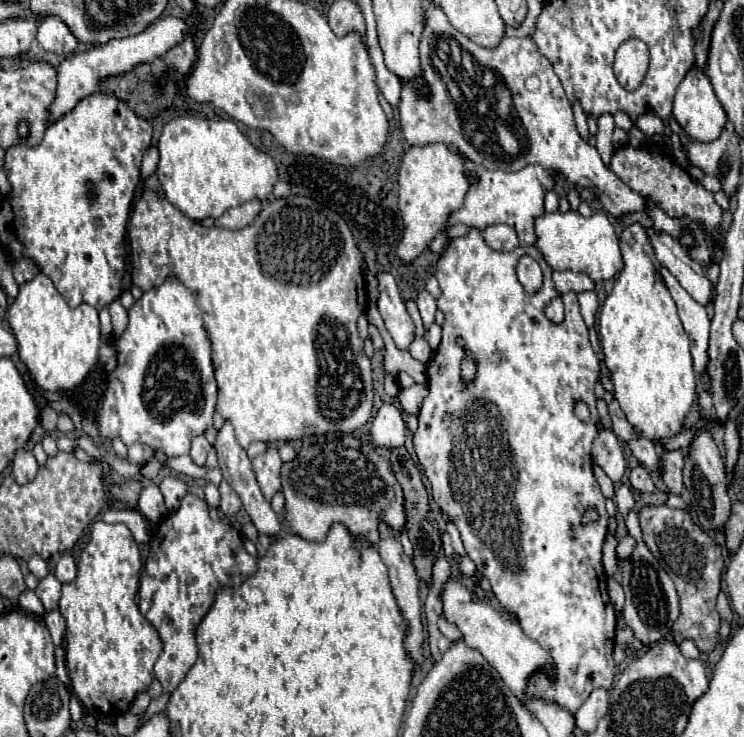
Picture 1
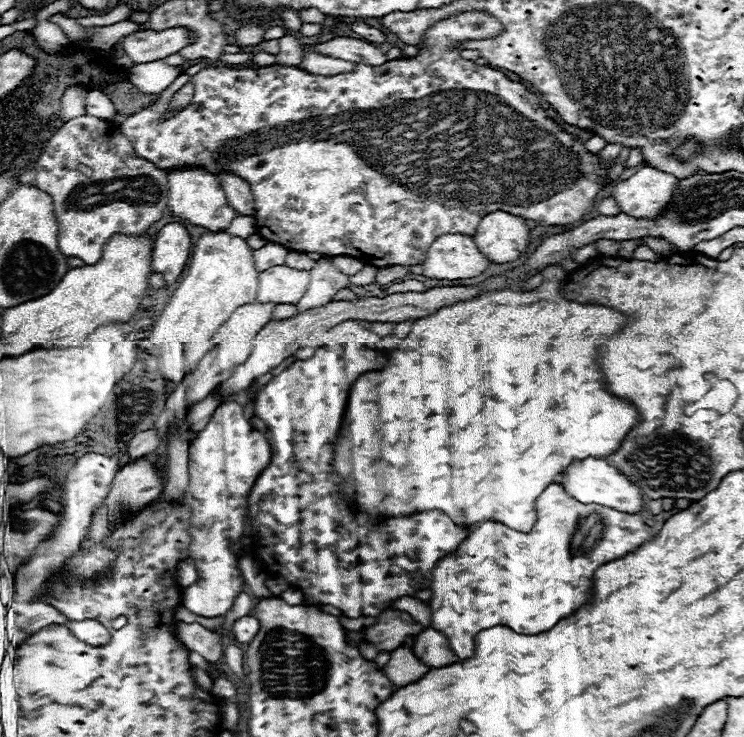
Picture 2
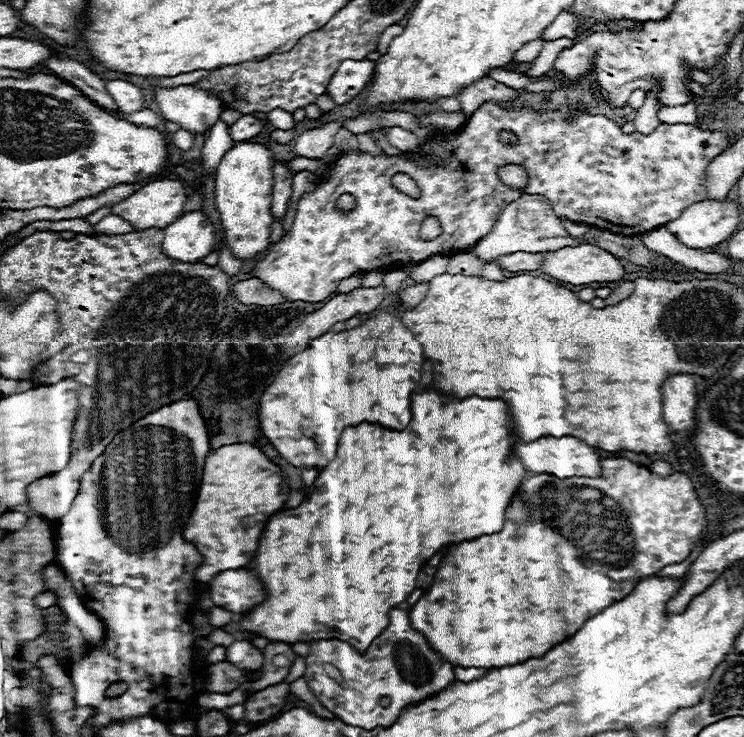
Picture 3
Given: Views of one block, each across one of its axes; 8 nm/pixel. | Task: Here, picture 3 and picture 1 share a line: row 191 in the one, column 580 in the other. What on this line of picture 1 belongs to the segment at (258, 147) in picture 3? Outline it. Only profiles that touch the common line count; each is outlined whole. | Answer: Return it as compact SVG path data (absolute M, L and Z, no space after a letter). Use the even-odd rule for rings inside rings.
M570 210L566 214L552 212L536 218L536 246L544 254L548 266L552 270L572 270L584 272L594 282L598 280L612 280L624 268L624 260L618 248L618 236L614 226L610 224L604 212L596 212L590 218L580 216L578 212Z

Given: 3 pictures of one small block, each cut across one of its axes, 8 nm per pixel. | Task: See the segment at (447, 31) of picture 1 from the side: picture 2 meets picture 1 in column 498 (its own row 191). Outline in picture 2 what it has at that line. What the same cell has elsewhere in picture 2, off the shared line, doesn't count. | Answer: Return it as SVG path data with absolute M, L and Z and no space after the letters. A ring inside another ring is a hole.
M78 116L78 118L72 118L72 120L68 120L68 122L54 134L54 138L50 138L46 150L42 152L42 156L40 156L38 164L36 164L36 186L38 186L42 192L50 194L50 198L52 198L52 202L54 202L54 214L56 214L56 220L58 220L58 250L60 250L64 256L68 256L68 258L70 258L70 256L80 258L84 264L96 264L96 262L102 258L104 246L108 244L108 240L110 240L114 234L126 234L126 236L130 236L130 234L132 234L132 236L144 234L154 222L158 222L158 220L162 218L162 214L164 214L164 210L166 210L166 206L168 206L168 176L166 176L166 172L160 170L160 168L156 168L152 162L148 162L148 160L144 160L144 158L138 158L136 152L134 152L134 148L132 148L130 142L128 142L128 138L118 130L118 126L116 126L114 122L106 122L106 120L94 118L94 116ZM78 164L88 166L88 168L92 170L92 176L84 176L82 172L78 172L78 170L76 170Z

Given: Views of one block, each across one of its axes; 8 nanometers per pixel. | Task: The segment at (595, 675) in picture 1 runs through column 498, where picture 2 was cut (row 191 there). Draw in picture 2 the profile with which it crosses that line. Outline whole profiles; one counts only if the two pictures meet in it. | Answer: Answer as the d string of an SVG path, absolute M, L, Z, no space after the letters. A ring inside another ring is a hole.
M470 12L452 16L450 20L438 22L426 32L428 44L432 44L432 50L420 52L418 58L400 58L400 60L388 60L382 66L364 66L358 64L358 70L352 74L338 74L338 76L314 76L306 70L294 68L294 66L264 66L264 68L206 68L198 72L196 76L180 74L154 102L150 102L140 112L132 114L126 122L120 124L122 134L132 142L134 152L156 164L158 168L184 168L184 166L200 166L212 174L218 174L220 170L228 170L238 174L240 178L250 182L252 194L254 194L254 218L256 218L256 232L266 240L280 244L288 250L296 252L318 252L322 256L352 256L356 258L356 250L360 250L360 260L368 266L386 268L386 266L414 266L422 264L426 260L428 248L432 246L438 236L442 234L474 234L478 228L478 222L490 214L490 210L506 210L510 214L518 214L526 220L532 220L542 226L566 226L576 220L580 220L584 214L588 214L596 202L596 196L606 186L604 180L608 172L614 168L618 160L614 160L608 168L598 160L596 154L590 154L582 140L578 140L574 134L564 132L552 118L548 118L546 110L540 106L540 100L520 82L512 82L508 76L504 76L500 70L482 68L476 66L470 60L464 60L460 56L460 50L456 49L456 43L466 40L480 40L492 38L502 30L500 22L484 12ZM192 82L196 86L192 104L178 112L176 118L160 122L160 114L168 108L168 102L172 96L184 86Z

